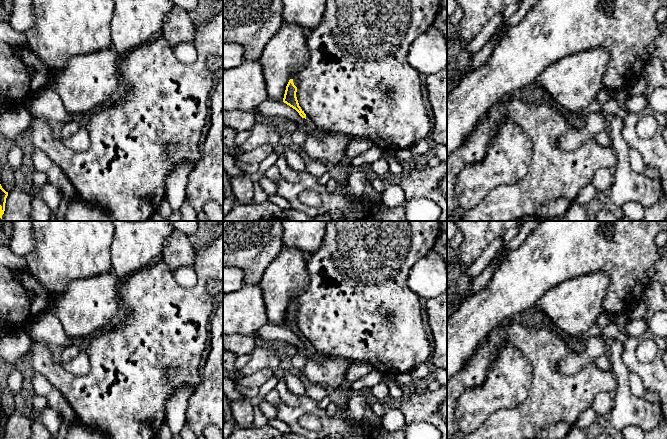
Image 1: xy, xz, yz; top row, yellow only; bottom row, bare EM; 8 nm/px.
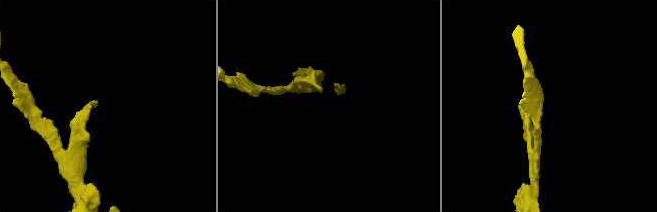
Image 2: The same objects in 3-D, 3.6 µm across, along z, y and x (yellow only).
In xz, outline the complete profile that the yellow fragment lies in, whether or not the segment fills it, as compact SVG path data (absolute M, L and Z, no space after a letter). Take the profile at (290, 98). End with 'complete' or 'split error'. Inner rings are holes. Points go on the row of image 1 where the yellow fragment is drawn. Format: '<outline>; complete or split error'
M293 76L290 78L286 86L283 102L292 107L293 109L295 109L302 117L308 136L322 138L325 135L325 133L314 124L311 118L308 115L306 115L299 106L296 97L297 87L298 87L298 79L296 76Z; split error

